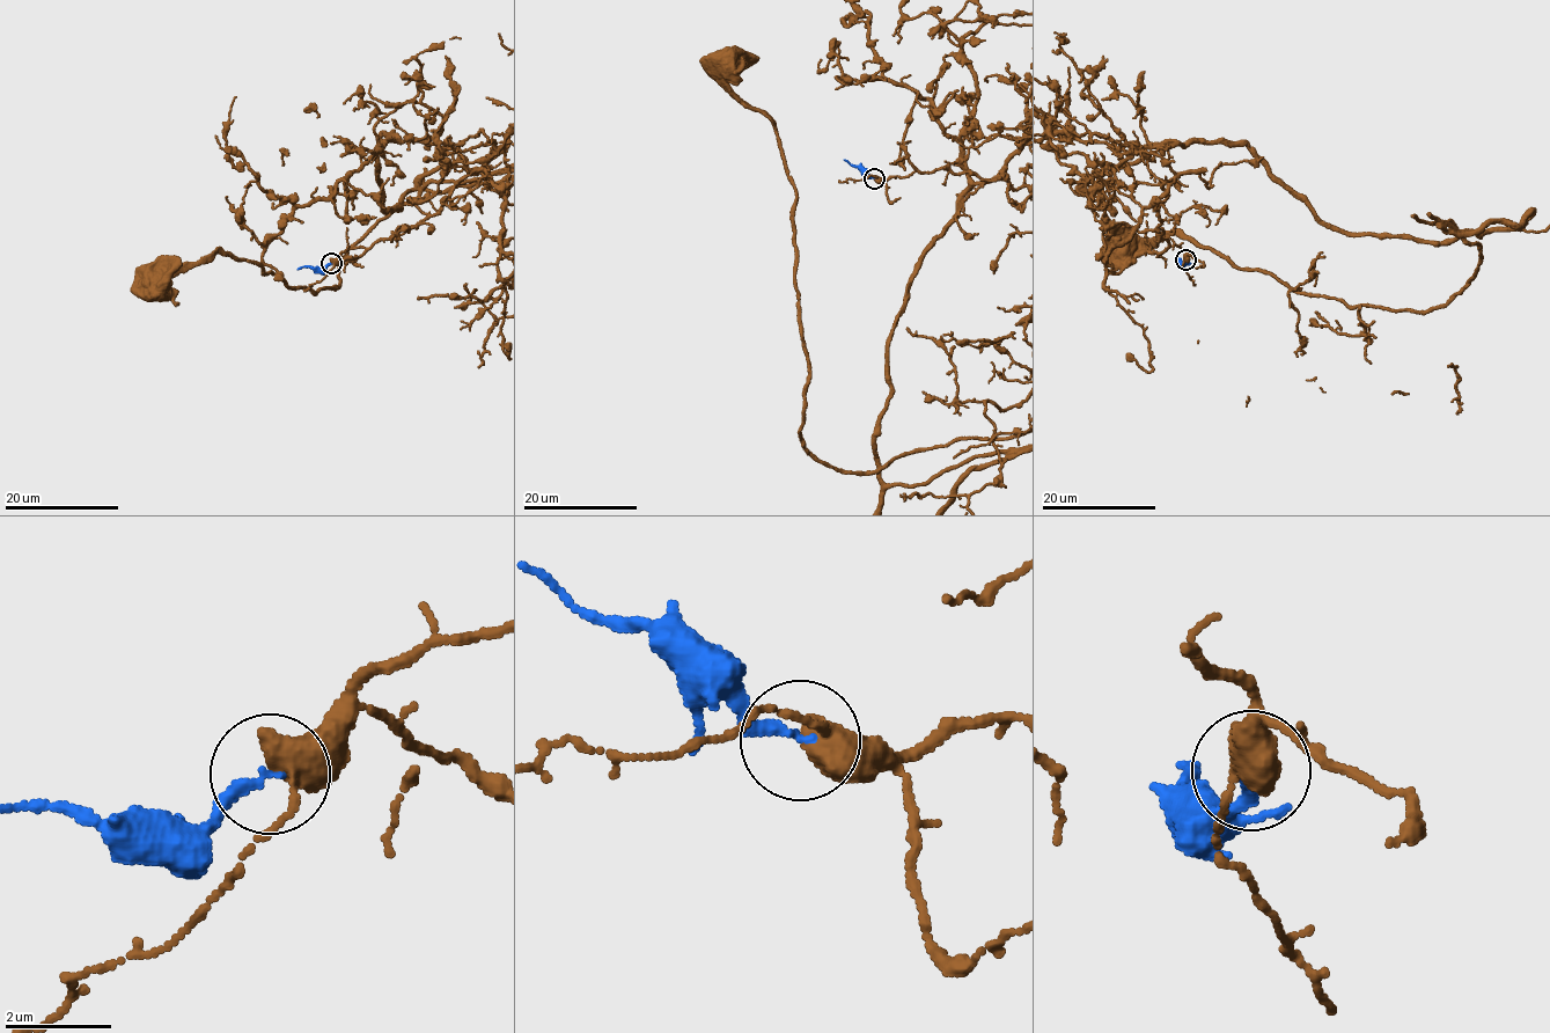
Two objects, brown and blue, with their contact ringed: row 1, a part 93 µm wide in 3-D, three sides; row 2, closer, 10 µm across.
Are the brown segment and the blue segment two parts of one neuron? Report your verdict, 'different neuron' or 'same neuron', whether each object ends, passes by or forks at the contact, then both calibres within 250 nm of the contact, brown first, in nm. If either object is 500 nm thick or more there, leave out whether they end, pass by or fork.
different neuron; brown passes by; blue ends there; 480 nm thick on the brown side, 200 nm on the other

